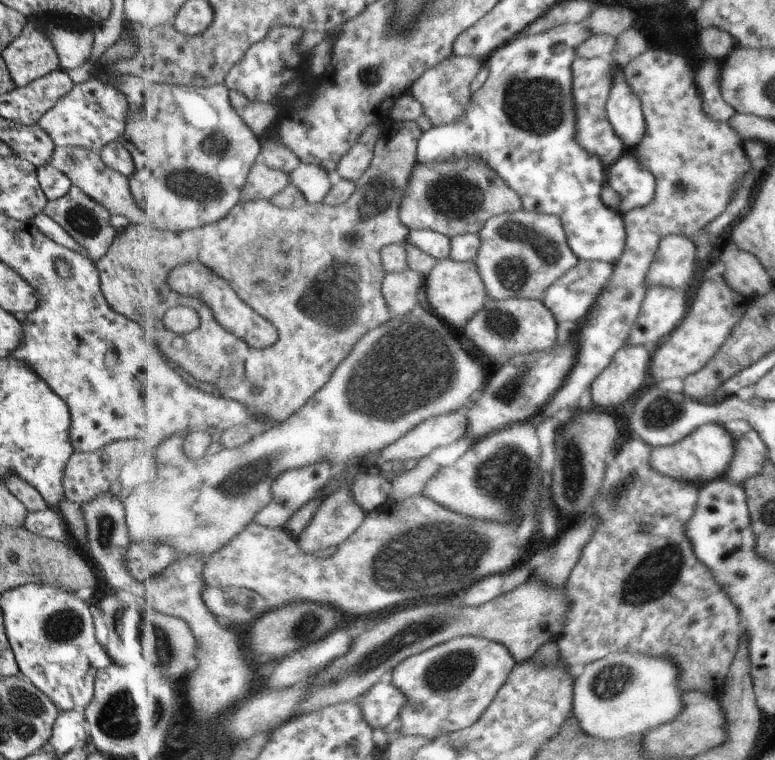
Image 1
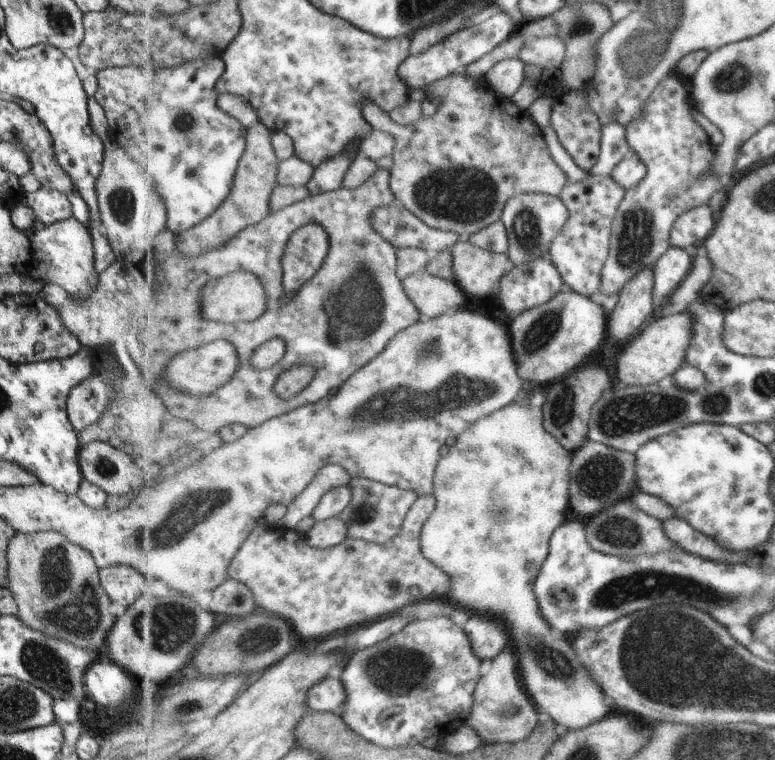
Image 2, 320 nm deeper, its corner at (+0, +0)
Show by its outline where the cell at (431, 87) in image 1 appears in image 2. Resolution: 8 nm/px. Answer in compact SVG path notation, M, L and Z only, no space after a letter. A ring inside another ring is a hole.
M465 72L450 74L435 84L427 86L428 97L441 96L443 102L434 115L425 115L421 120L410 125L400 125L374 102L364 104L364 117L375 128L394 134L394 167L391 168L391 188L398 201L405 205L413 214L434 229L457 233L461 240L469 241L470 236L494 222L502 220L502 212L510 198L523 193L547 193L561 196L567 186L567 174L561 166L551 158L547 142L541 134L541 128L523 130L519 126L519 118L511 116L509 99L491 87L485 77L469 79Z

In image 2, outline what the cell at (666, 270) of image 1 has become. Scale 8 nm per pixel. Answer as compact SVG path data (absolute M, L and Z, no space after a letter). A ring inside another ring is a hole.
M708 204L692 208L679 216L675 226L671 228L671 245L683 248L694 259L698 256L699 248L715 230L715 218Z

